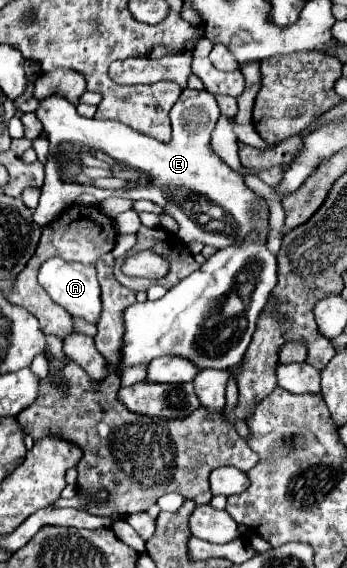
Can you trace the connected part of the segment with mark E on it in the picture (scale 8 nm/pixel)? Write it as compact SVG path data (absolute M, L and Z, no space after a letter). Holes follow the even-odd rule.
M185 88L181 92L179 102L176 102L170 112L172 122L172 136L169 142L161 142L157 138L151 138L139 130L133 130L131 126L119 122L119 120L95 120L95 118L83 118L77 114L75 106L65 100L63 96L49 96L41 102L37 108L37 118L43 124L43 130L49 136L49 160L45 164L45 184L41 188L41 198L39 206L33 212L33 220L39 226L47 226L55 218L59 218L61 210L73 200L89 192L97 200L105 200L111 196L119 198L129 198L129 200L151 200L157 206L165 210L165 214L173 216L179 224L179 238L185 244L191 242L201 242L209 244L213 248L223 248L231 246L235 242L241 242L247 232L255 228L255 222L251 218L251 206L257 200L257 194L251 192L243 184L243 178L231 170L211 148L211 132L215 128L215 122L221 114L221 108L215 100L213 94L207 90L189 90ZM71 142L71 144L69 144ZM69 146L73 148L95 148L105 154L109 154L115 162L123 162L131 166L133 170L141 170L151 176L151 184L145 188L135 188L135 190L103 190L95 186L83 186L71 178L67 178L67 160L69 160ZM183 188L185 192L191 192L195 196L205 196L209 202L221 206L225 212L217 214L213 212L195 212L193 216L185 214L183 208L177 206L173 198L173 190Z

